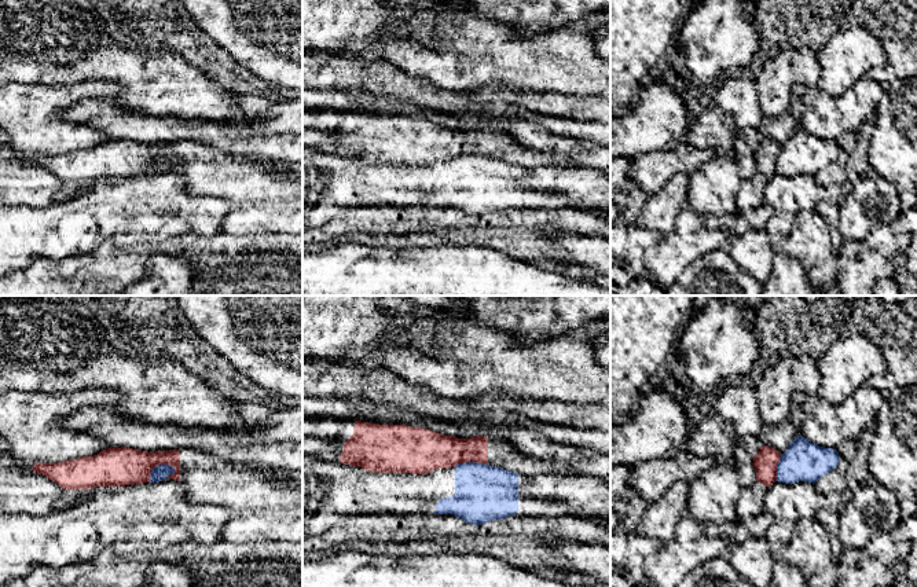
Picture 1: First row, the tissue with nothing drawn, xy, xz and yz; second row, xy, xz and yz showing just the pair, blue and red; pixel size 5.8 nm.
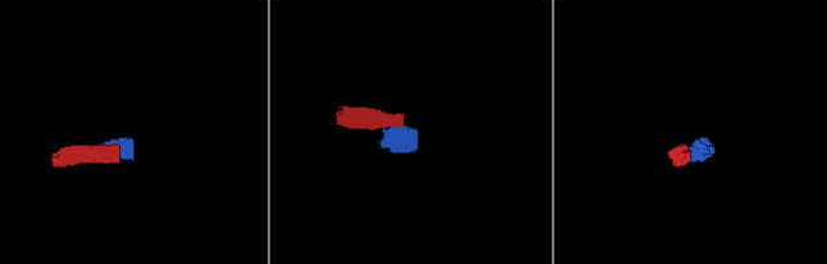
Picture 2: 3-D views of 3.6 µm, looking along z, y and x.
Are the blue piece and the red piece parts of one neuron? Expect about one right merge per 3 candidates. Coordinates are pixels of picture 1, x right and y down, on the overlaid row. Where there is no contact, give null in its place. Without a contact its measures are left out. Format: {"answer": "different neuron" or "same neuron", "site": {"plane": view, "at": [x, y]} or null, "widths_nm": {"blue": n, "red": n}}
{"answer": "different neuron", "site": {"plane": "xy", "at": [158, 465]}, "widths_nm": {"blue": 90, "red": 220}}

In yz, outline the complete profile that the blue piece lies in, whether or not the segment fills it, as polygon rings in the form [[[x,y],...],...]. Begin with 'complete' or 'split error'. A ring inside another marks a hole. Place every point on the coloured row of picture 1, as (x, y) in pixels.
complete; [[[797,436],[781,454],[777,465],[777,481],[795,484],[808,481],[815,484],[840,463],[836,450],[819,447],[803,436]]]

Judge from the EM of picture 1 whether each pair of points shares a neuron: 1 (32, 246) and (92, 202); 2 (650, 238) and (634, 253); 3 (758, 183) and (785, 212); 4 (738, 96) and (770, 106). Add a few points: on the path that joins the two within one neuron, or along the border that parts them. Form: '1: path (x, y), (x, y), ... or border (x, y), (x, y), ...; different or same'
1: path (47, 233), (65, 228), (77, 217); same
2: path (646, 241), (638, 249); same
3: border (767, 179), (763, 187), (763, 201); different
4: border (752, 79), (756, 87), (759, 107), (765, 116); different

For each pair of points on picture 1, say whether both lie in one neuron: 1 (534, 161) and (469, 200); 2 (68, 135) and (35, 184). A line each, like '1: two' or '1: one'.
1: two
2: two

